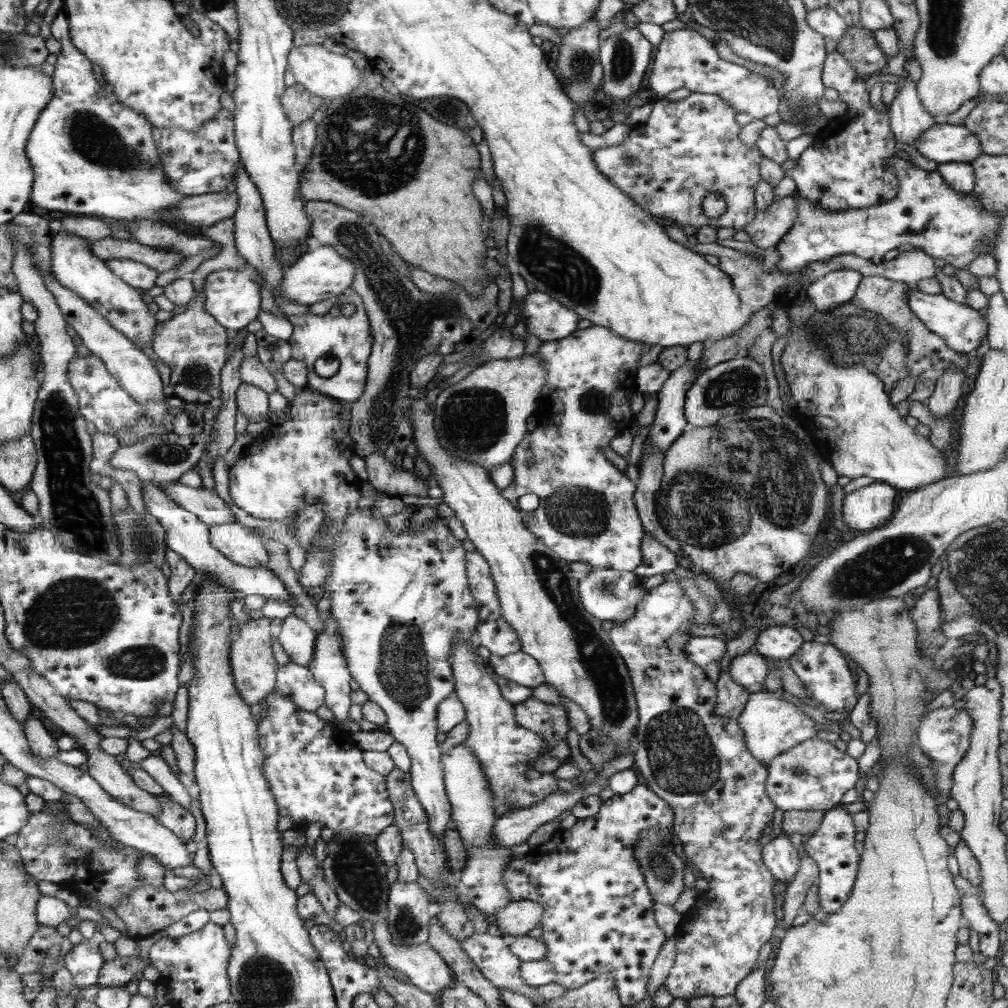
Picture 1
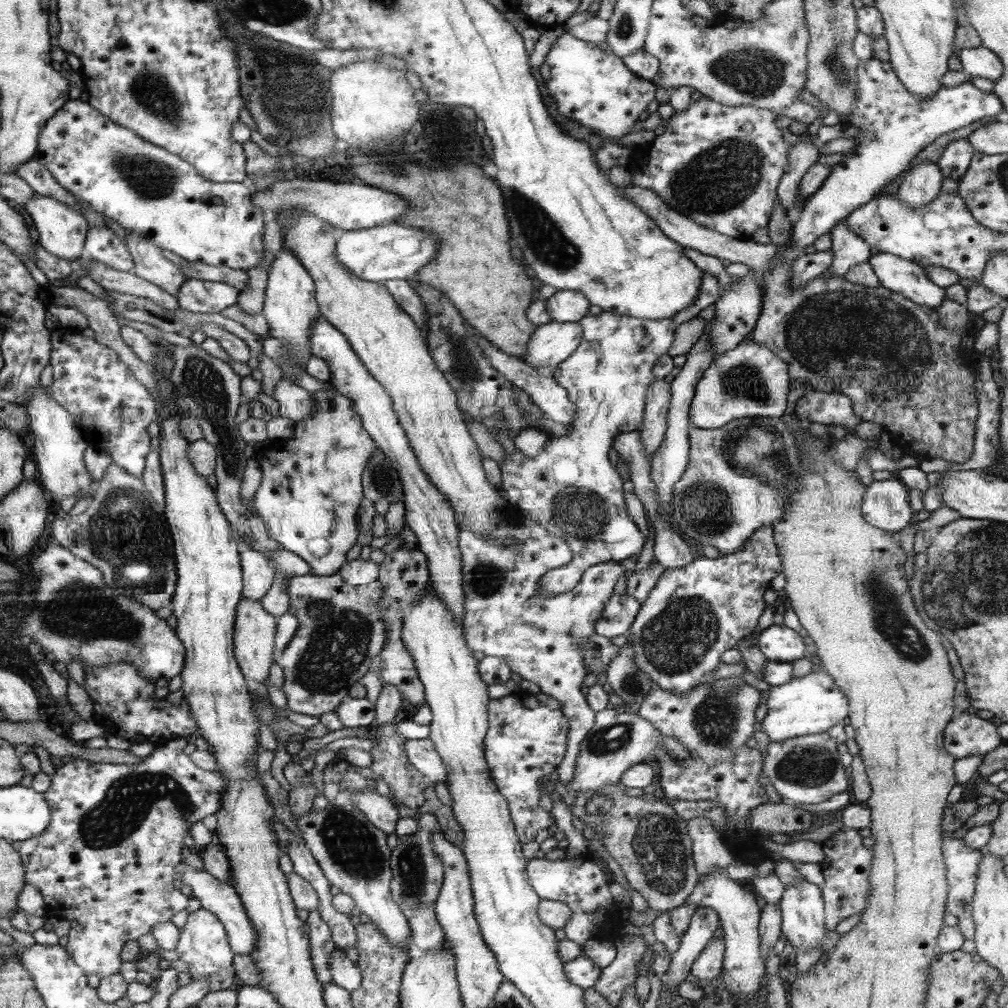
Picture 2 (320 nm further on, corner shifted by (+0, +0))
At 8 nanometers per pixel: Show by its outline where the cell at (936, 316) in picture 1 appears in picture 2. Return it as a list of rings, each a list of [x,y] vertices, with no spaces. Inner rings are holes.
[[[880,251],[874,252],[868,261],[880,284],[888,290],[936,310],[946,298],[945,289],[932,282],[927,270],[917,262]]]

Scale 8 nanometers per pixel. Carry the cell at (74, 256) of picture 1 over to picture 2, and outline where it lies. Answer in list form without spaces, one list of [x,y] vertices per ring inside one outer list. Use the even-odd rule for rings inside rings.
[[[38,193],[23,205],[25,211],[28,212],[28,216],[34,222],[34,228],[38,230],[38,242],[42,245],[42,248],[45,248],[51,255],[69,261],[77,261],[85,255],[85,240],[90,231],[90,224],[82,213],[54,197]]]

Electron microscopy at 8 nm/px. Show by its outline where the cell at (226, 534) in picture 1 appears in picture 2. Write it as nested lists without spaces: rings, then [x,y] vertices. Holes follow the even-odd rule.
[[[240,543],[241,567],[244,569],[244,598],[259,601],[275,582],[275,570],[261,552]]]

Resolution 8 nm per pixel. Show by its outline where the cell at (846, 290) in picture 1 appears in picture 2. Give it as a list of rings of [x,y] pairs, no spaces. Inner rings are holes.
[[[846,219],[835,224],[829,232],[831,236],[832,274],[843,277],[855,264],[868,261],[873,255],[873,248],[858,234],[849,229]]]

